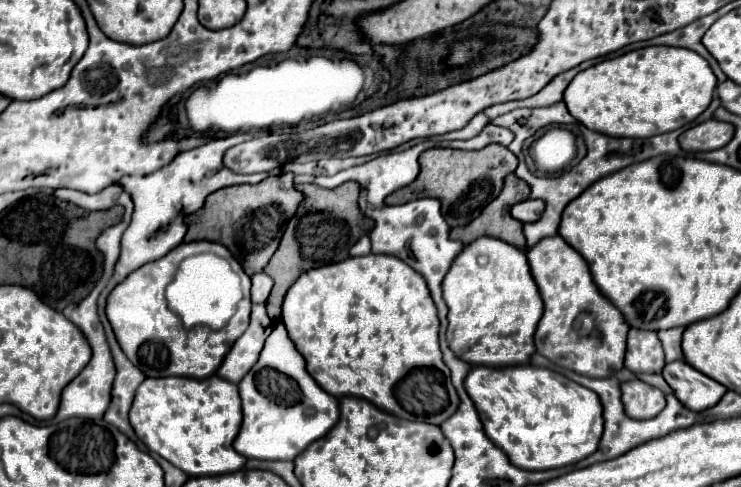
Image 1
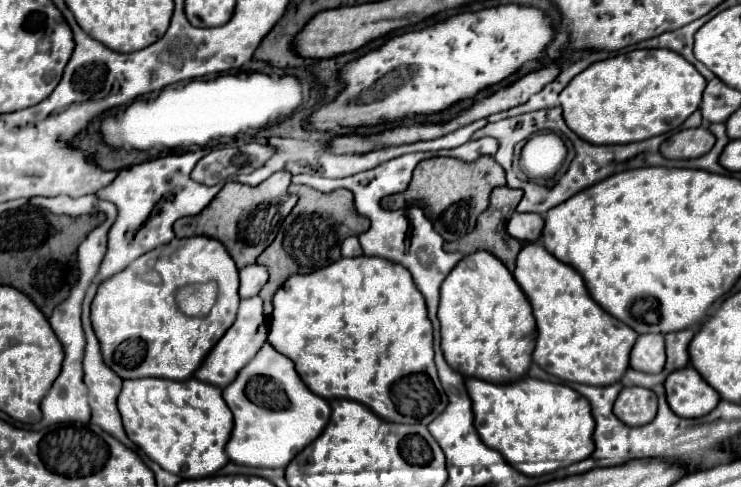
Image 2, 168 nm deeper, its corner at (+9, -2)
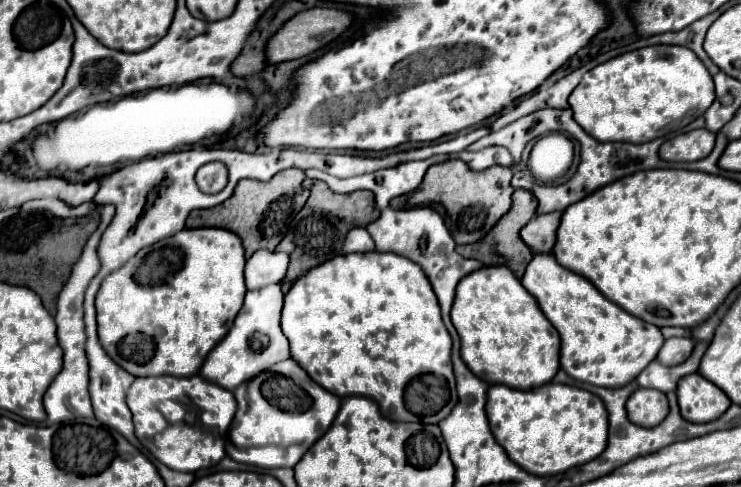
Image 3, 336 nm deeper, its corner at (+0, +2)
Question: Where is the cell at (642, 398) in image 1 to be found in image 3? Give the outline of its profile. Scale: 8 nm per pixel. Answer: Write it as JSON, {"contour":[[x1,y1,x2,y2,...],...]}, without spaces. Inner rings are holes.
{"contour":[[638,388,626,402,630,422,652,428,658,426,668,414,668,398,660,390]]}

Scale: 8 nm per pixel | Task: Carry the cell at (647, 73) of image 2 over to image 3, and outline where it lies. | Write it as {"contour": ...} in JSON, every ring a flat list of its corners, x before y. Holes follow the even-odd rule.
{"contour":[[648,46,616,56,586,72,568,102,574,110,574,120,592,138,642,144,680,130,704,114,714,102,714,82,688,48]]}

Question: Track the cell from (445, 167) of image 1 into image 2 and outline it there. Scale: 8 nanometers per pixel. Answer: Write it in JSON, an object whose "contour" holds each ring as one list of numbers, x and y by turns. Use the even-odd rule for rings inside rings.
{"contour":[[483,156,471,164,457,158,429,158,417,164,409,188,401,194,393,194,381,200,385,210,401,210,407,206,419,206,431,220,433,228,445,242,453,242,469,234,481,212,489,206,493,188,505,186,505,172,491,156]]}

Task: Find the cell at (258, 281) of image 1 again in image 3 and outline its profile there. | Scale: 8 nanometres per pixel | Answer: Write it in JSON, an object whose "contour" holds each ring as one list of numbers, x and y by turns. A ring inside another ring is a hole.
{"contour":[[258,250,246,262,246,288,260,290,268,284,276,284,286,276,288,256,284,252]]}

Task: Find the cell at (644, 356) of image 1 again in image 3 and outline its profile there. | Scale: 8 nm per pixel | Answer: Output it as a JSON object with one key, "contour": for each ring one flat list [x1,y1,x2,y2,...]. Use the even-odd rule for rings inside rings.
{"contour":[[666,338,664,348,660,348,656,360,664,366,682,364,690,356,692,346,694,346,694,340,690,338]]}

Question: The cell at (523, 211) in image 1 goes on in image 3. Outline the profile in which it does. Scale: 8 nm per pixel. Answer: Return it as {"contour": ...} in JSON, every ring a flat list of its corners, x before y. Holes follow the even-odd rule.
{"contour":[[550,212,550,214,536,214,522,230,520,236,522,240,530,246,532,252,548,254,552,252,552,246,556,242,556,230,560,224,560,212]]}

